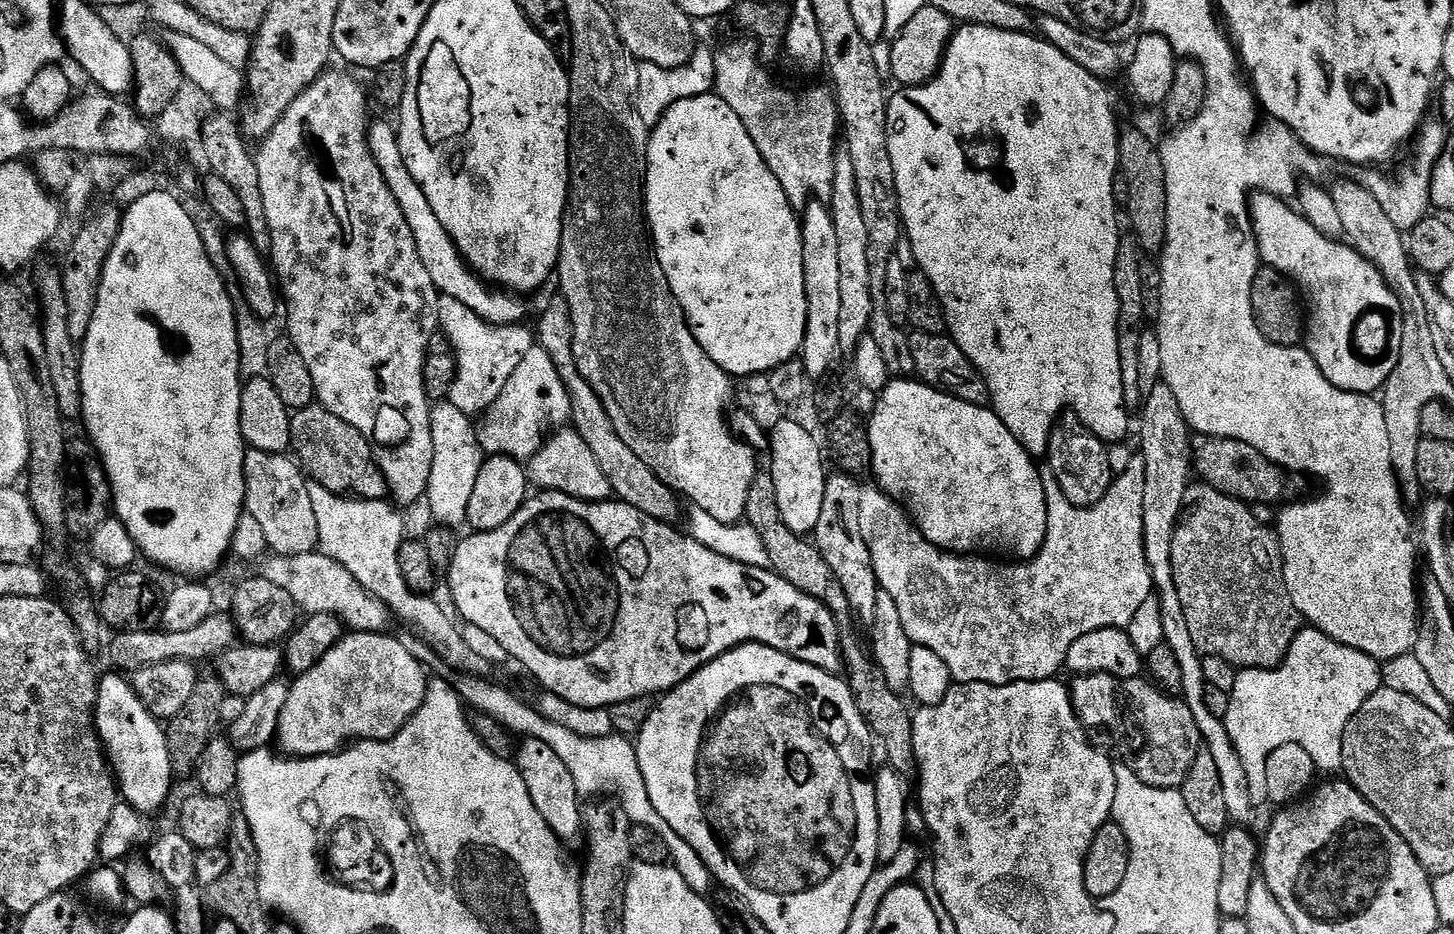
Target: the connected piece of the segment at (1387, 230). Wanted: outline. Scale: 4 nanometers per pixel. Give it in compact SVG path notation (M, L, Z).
M1345 176L1335 179L1329 191L1341 217L1344 236L1356 251L1371 261L1382 273L1385 283L1398 293L1408 305L1418 300L1418 284L1416 282L1413 265L1408 259L1408 252L1404 248L1403 233L1392 222L1387 210L1371 192L1359 187L1358 183Z

